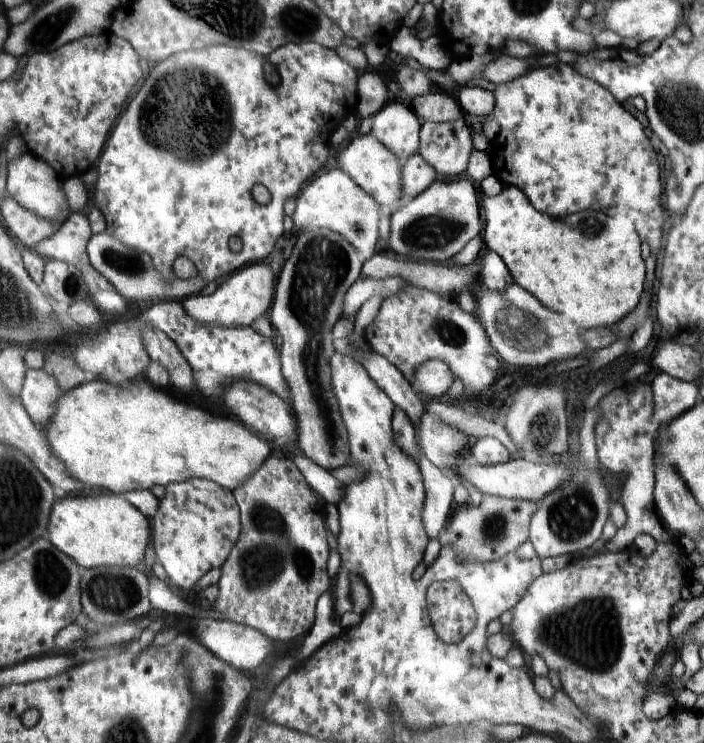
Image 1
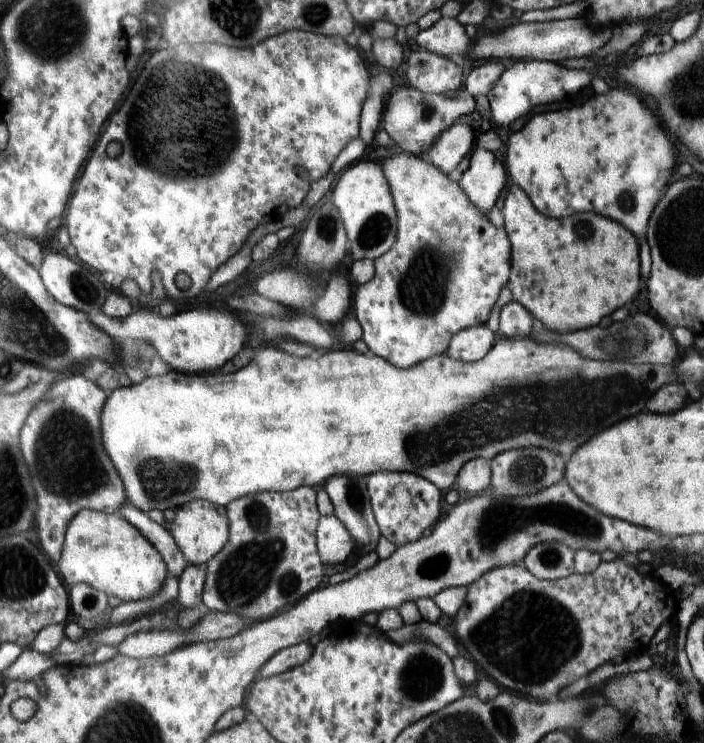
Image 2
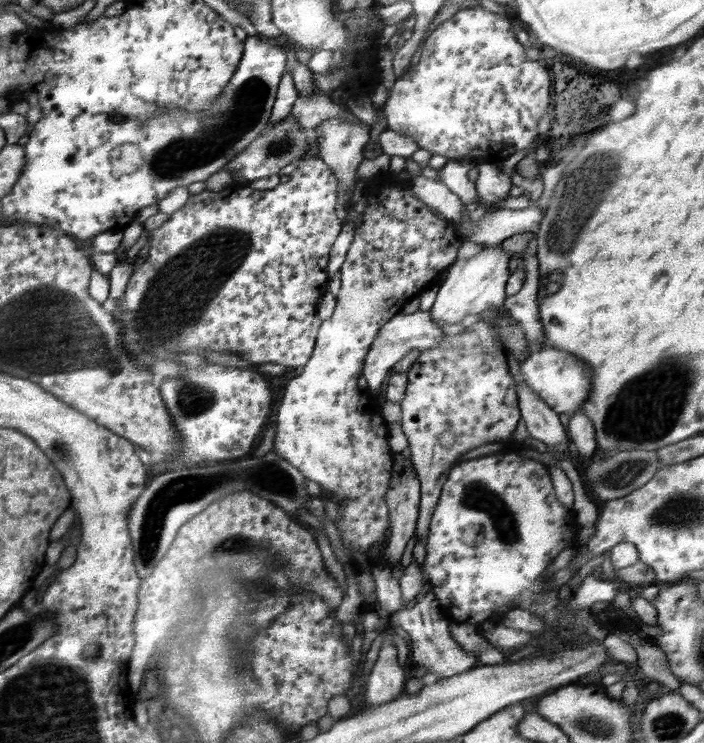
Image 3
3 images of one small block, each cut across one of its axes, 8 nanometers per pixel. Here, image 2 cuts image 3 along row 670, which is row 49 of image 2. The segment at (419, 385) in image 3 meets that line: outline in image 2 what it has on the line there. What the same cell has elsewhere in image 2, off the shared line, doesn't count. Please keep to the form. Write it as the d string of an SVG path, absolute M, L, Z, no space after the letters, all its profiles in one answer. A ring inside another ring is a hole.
M441 17L427 30L419 30L415 40L415 48L424 48L448 59L454 53L464 57L472 42L466 34L465 26L455 18L448 17Z

